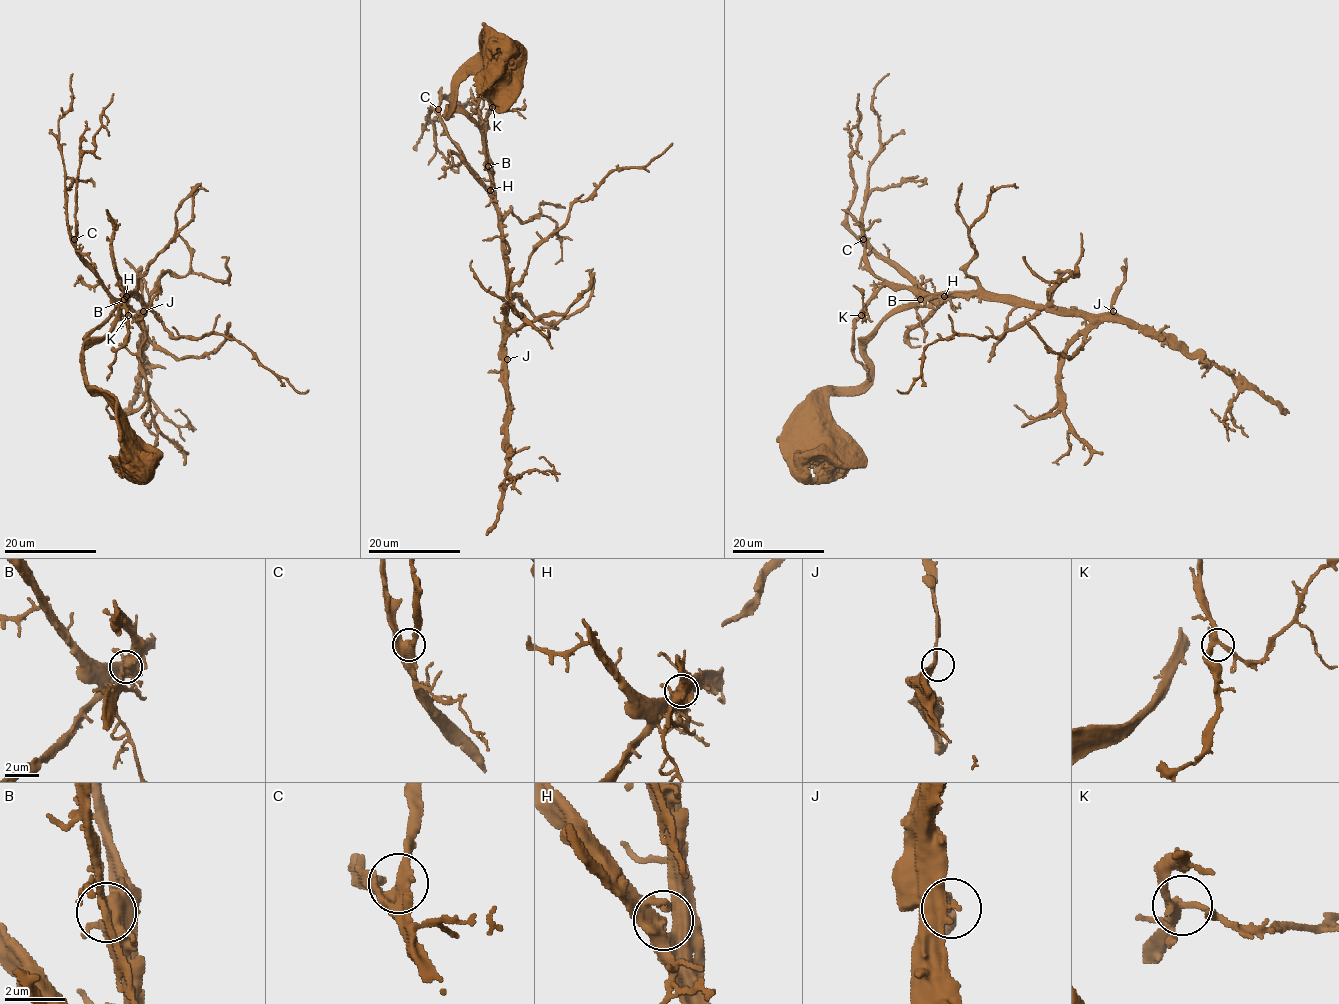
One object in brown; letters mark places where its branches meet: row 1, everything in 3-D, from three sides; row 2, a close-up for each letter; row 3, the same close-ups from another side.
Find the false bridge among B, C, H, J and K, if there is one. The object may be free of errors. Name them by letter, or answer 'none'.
none

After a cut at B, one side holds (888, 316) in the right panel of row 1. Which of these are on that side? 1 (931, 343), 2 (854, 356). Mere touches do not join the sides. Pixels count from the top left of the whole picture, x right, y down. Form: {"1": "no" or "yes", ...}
{"1": "no", "2": "no"}

